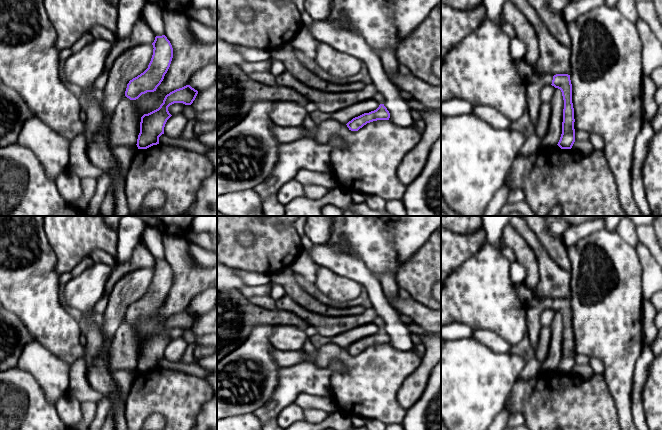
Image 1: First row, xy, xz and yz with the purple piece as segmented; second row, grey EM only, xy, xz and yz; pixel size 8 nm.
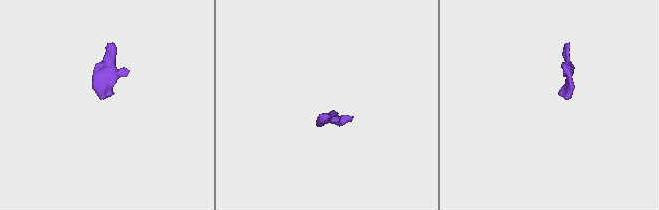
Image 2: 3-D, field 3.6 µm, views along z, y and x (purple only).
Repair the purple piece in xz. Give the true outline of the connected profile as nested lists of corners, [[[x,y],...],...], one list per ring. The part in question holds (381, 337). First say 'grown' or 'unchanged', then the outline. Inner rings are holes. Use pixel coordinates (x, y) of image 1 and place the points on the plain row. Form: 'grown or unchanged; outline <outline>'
unchanged; outline [[[380,328],[379,331],[369,337],[364,337],[358,341],[353,342],[346,349],[351,355],[358,355],[367,347],[377,344],[389,344],[390,337],[384,328]]]

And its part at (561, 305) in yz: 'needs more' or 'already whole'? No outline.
needs more

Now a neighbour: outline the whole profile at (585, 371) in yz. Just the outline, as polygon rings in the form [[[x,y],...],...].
[[[575,364],[572,372],[583,378],[591,378],[594,375],[594,371],[592,370],[589,364],[586,365]]]

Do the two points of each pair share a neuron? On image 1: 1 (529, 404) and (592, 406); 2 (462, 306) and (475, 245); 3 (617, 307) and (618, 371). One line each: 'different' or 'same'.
1: same
2: different
3: same

